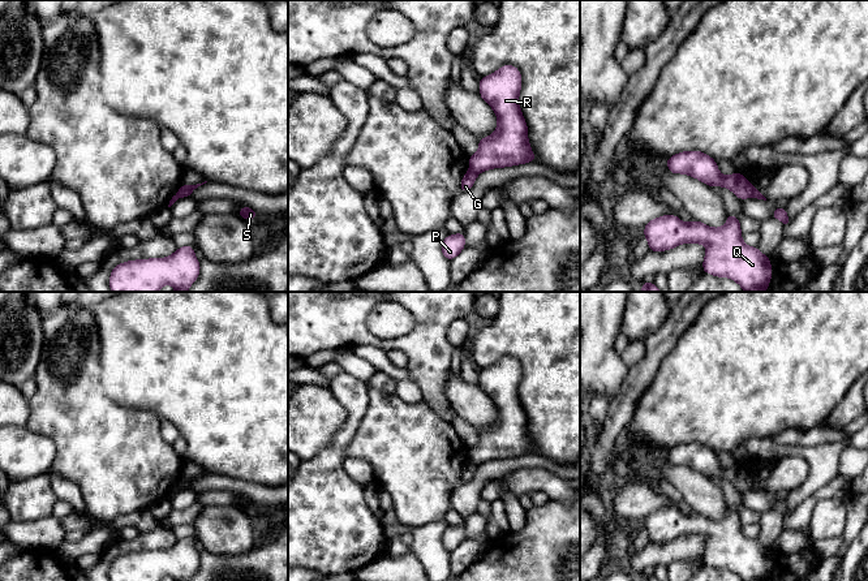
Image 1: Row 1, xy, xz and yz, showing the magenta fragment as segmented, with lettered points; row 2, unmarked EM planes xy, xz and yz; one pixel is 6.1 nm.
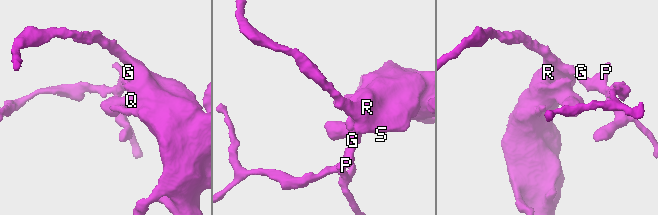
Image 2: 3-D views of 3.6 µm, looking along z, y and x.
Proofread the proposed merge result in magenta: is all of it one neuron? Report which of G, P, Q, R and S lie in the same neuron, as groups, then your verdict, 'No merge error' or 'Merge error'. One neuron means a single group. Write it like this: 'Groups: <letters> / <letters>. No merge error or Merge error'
Groups: G P / Q R S. Merge error

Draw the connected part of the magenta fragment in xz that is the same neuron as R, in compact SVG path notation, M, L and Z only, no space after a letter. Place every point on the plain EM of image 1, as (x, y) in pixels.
M503 357L487 369L480 369L480 388L494 401L498 409L497 422L478 432L478 444L469 448L470 462L477 466L491 461L537 453L529 432L528 418L519 396L521 366L514 357Z

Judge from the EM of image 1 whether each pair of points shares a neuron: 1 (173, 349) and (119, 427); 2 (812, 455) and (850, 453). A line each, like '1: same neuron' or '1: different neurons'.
1: different neurons
2: different neurons

